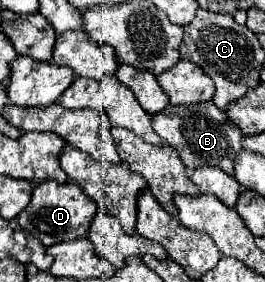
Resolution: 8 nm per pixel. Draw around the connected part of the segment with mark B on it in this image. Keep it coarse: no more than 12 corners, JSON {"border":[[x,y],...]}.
{"border":[[211,100],[167,106],[153,128],[189,170],[233,176],[245,134]]}

